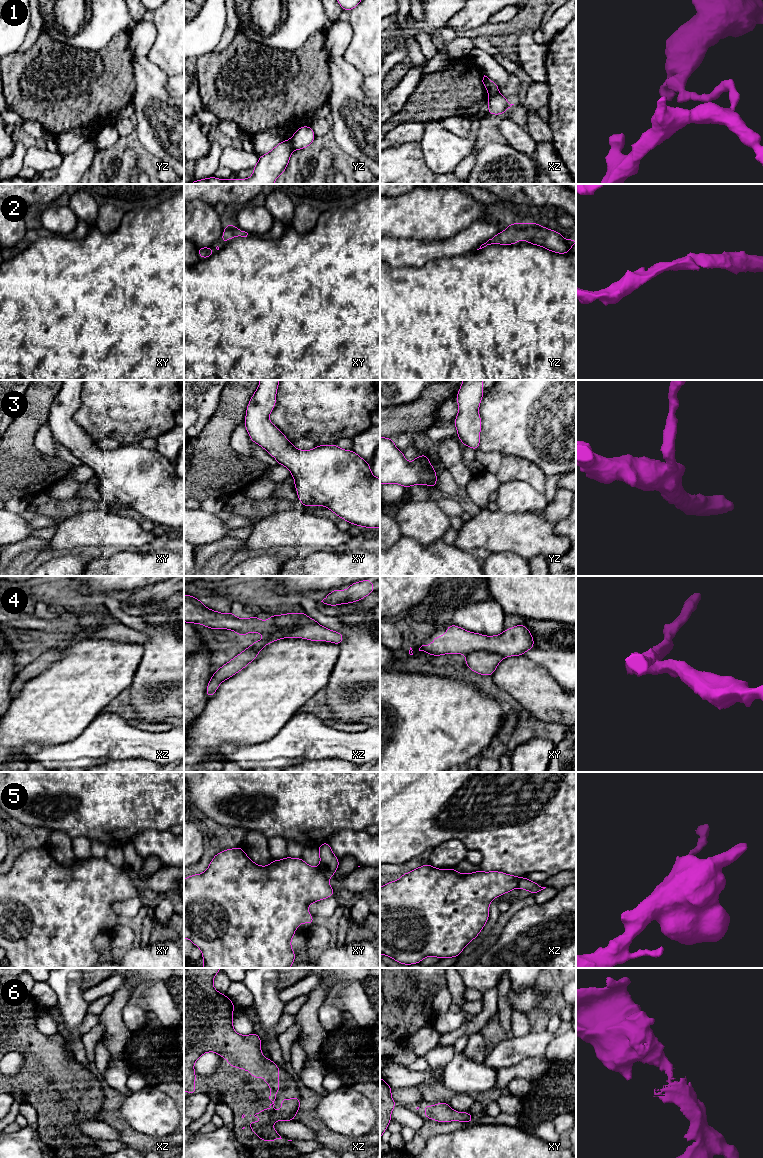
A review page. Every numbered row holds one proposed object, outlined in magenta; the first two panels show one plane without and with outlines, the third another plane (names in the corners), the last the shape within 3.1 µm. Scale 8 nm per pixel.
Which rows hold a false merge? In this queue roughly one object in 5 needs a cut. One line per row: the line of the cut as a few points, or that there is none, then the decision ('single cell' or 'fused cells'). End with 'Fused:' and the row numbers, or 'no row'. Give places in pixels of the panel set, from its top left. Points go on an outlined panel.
1: cut yz (289, 140), (294, 149); fused cells
2: cut none; single cell
3: cut none; single cell
4: cut none; single cell
5: cut xy (318, 867), (327, 879); fused cells
6: cut none; single cell
Fused: 1, 5

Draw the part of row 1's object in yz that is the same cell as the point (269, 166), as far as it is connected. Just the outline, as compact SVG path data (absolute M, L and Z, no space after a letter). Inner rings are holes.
M290 140L280 142L270 152L259 157L252 176L247 179L223 180L212 176L190 184L273 184L285 172L293 150Z

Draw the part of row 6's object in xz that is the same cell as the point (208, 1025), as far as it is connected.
M184 968L184 1091L189 1094L197 1093L197 1089L194 1087L196 1081L196 1073L194 1071L195 1062L207 1052L214 1052L220 1055L222 1058L226 1059L231 1067L240 1068L244 1071L249 1071L254 1079L259 1077L264 1077L264 1082L270 1086L270 1096L269 1099L273 1102L270 1104L270 1110L266 1110L266 1106L260 1112L256 1113L254 1116L263 1119L262 1124L258 1124L255 1121L250 1121L247 1123L253 1133L257 1134L261 1141L276 1141L282 1139L278 1132L274 1129L272 1124L276 1121L294 1121L295 1115L300 1111L300 1099L296 1095L294 1099L283 1098L280 1105L282 1109L280 1111L275 1111L274 1101L276 1099L276 1093L280 1091L280 1086L278 1083L278 1078L280 1075L280 1068L271 1060L271 1058L266 1059L261 1051L261 1037L256 1033L250 1035L240 1035L233 1028L233 1012L235 1005L226 996L218 992L213 986L213 980L217 973L221 971L221 968Z

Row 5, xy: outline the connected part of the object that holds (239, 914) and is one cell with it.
M242 847L226 849L212 858L205 872L193 874L184 879L184 938L189 939L201 950L204 960L202 968L290 968L296 957L291 947L291 940L297 927L303 923L314 924L315 922L315 919L309 913L309 905L332 897L334 893L335 891L321 869L308 865L302 858L287 856L284 859L272 860L267 866L260 866L247 856Z

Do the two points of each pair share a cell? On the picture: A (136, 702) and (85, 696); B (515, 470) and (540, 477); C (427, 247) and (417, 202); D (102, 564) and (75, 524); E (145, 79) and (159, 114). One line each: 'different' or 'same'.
A: different
B: same
C: different
D: different
E: same

